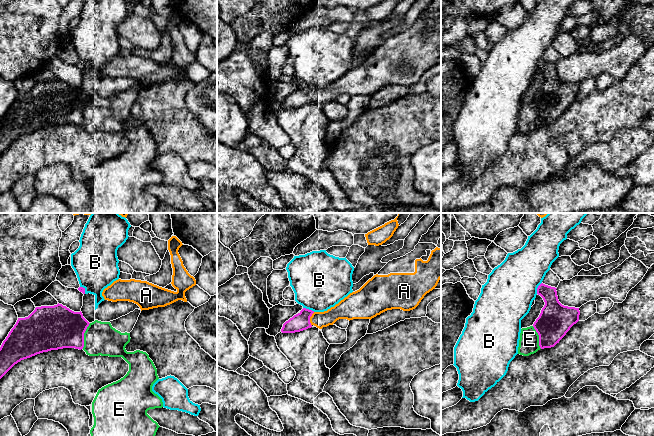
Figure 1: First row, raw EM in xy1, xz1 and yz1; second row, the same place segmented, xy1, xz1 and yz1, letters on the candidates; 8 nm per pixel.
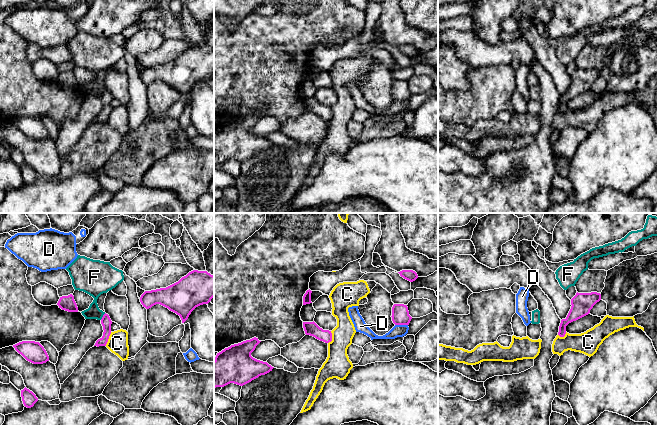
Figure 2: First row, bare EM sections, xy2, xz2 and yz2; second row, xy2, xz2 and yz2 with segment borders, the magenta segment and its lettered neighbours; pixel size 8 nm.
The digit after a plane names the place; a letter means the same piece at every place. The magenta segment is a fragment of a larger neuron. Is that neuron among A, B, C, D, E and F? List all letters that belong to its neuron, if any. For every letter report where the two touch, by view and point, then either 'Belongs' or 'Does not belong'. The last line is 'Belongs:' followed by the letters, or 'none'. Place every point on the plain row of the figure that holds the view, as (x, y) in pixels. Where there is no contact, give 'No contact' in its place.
A: Touches magenta at xz1 (309, 95). Belongs
B: Touches magenta at xz1 (309, 86). Does not belong
C: Touches magenta at xy2 (108, 114). Does not belong
D: Touches magenta at xz2 (401, 100). Does not belong
E: Touches magenta at xy1 (83, 112). Does not belong
F: Touches magenta at xy2 (103, 92). Does not belong
Belongs: A

